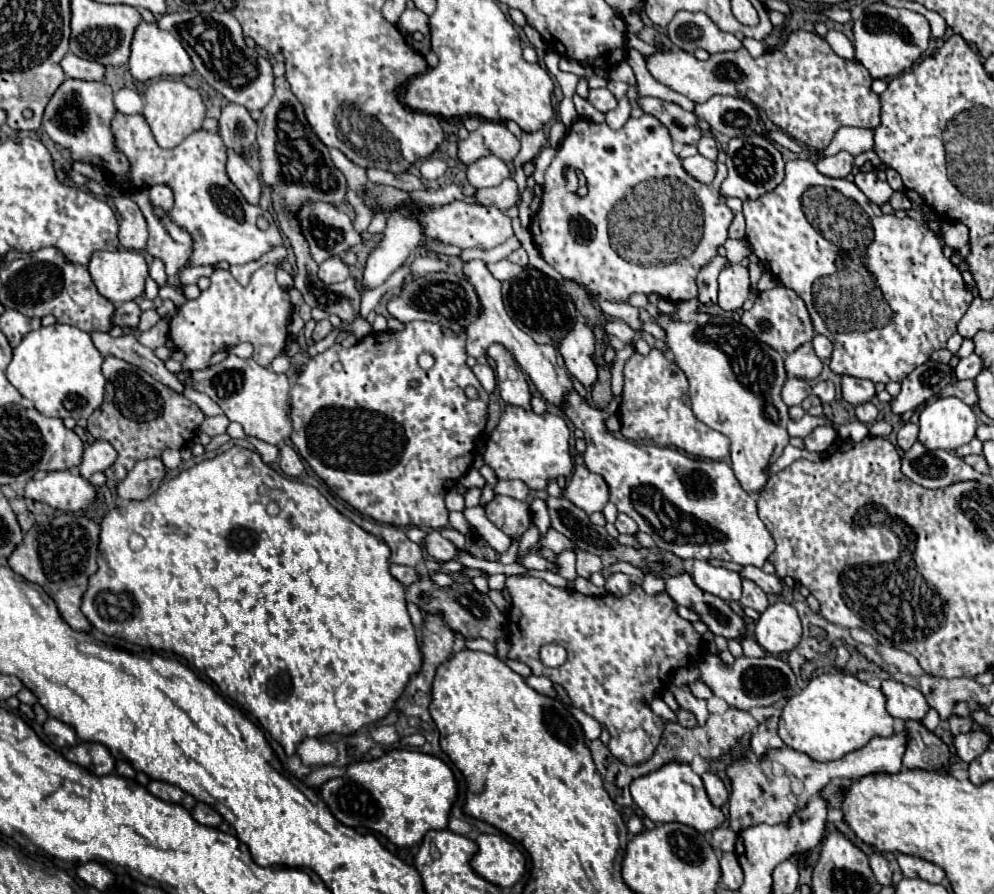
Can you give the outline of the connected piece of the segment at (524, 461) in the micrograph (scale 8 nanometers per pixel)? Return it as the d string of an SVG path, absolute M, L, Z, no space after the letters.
M505 405L499 425L487 441L487 451L483 453L485 463L495 471L499 479L521 479L533 491L547 489L549 481L557 477L569 477L573 473L573 457L569 451L571 431L565 421L555 413L533 413L517 405Z

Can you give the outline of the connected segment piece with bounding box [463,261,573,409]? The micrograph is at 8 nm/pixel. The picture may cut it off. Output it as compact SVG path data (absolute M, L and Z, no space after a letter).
M469 261L463 271L471 279L471 285L477 291L479 301L483 303L483 315L477 319L477 323L471 323L471 327L465 327L467 329L467 355L477 359L477 357L485 355L485 351L487 351L487 347L491 343L503 343L515 355L519 367L529 375L529 379L535 383L535 387L539 389L543 399L547 399L551 405L561 409L565 395L573 389L573 381L569 379L567 371L557 365L557 361L555 361L555 347L537 345L527 333L523 333L511 321L511 317L505 311L503 299L501 299L501 283L491 275L491 271L487 269L487 265L483 261Z

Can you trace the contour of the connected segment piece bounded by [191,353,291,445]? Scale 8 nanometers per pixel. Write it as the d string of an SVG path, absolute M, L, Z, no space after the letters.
M229 353L221 363L209 365L203 371L193 371L193 389L209 395L223 413L237 421L247 435L267 441L271 445L279 445L291 435L291 421L285 413L289 403L289 379L285 375L277 375L271 369L257 365L253 359L241 359Z

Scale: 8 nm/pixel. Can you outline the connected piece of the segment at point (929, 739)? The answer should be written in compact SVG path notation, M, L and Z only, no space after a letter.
M905 721L909 741L903 755L903 765L909 769L939 771L949 763L949 747L935 733L927 731L921 721Z

